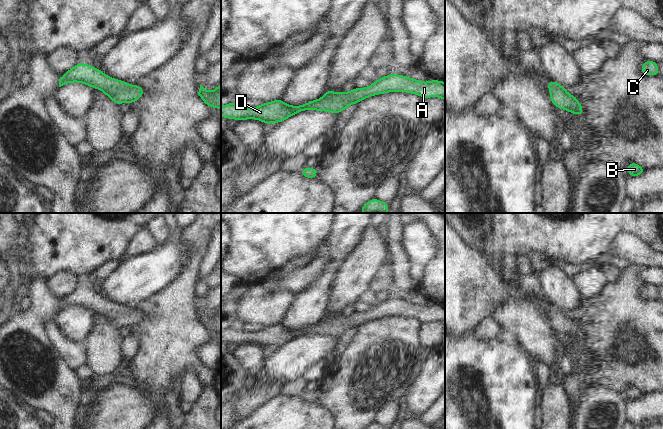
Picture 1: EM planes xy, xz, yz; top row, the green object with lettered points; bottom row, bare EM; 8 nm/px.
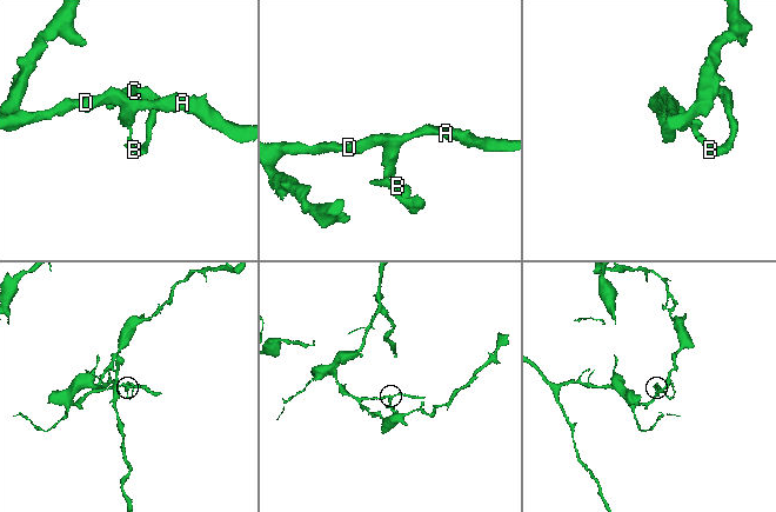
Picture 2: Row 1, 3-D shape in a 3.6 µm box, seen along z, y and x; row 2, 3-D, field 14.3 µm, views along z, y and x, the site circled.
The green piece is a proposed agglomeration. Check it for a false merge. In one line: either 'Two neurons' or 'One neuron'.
One neuron.

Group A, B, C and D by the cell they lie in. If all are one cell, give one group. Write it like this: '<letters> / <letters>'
A B C D

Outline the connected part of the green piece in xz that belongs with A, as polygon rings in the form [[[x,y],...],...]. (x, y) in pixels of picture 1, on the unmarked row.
[[[389,298],[383,302],[378,302],[374,308],[367,312],[354,312],[346,317],[336,317],[326,313],[325,319],[321,323],[306,326],[299,330],[290,330],[277,323],[273,326],[265,326],[256,332],[243,332],[237,326],[231,326],[221,330],[221,340],[230,343],[258,343],[266,349],[276,346],[280,347],[285,343],[305,334],[328,335],[339,338],[351,328],[378,318],[386,316],[410,316],[423,322],[437,320],[445,324],[445,306],[433,303],[430,306]]]

